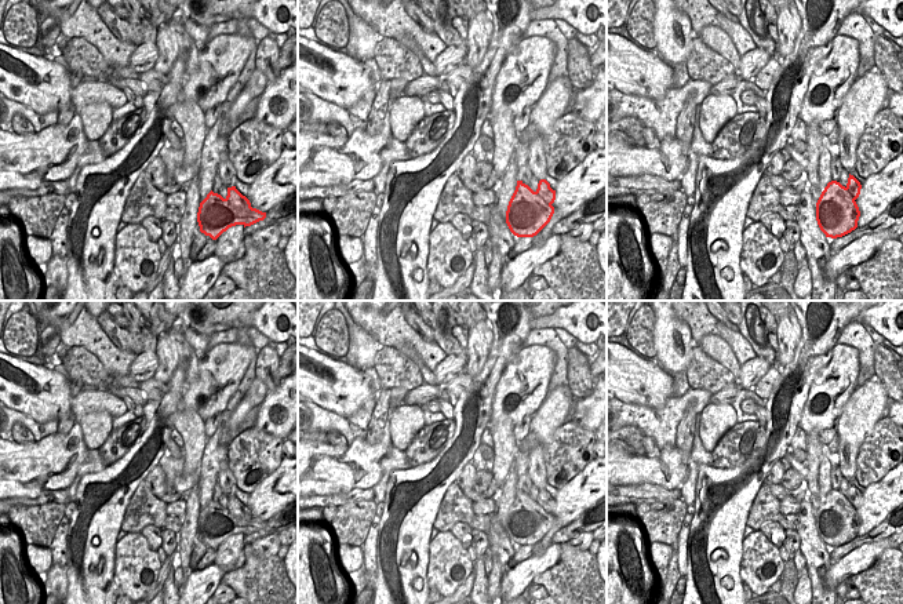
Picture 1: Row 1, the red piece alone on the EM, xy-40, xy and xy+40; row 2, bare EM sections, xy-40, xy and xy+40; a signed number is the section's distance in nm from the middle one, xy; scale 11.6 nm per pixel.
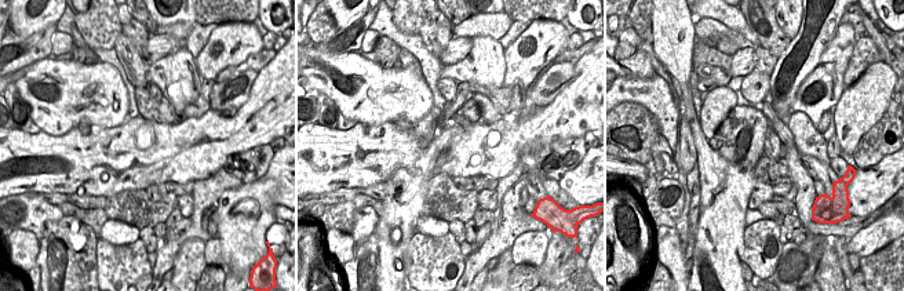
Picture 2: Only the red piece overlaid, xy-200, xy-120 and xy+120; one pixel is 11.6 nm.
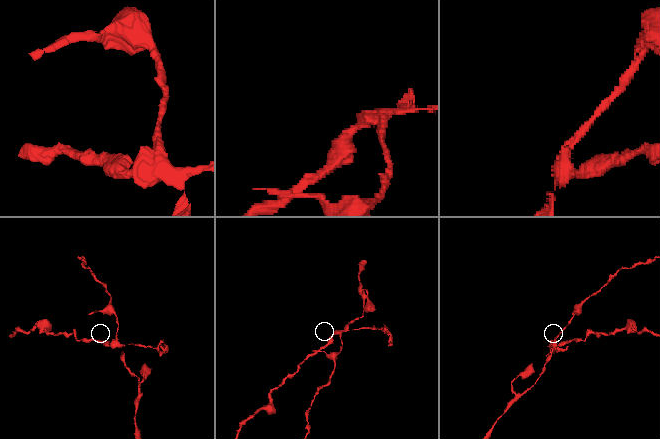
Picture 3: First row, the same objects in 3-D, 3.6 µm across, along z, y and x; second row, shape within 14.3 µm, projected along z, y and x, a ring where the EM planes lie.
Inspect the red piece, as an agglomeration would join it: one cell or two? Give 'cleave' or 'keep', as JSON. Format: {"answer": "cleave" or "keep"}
{"answer": "cleave"}

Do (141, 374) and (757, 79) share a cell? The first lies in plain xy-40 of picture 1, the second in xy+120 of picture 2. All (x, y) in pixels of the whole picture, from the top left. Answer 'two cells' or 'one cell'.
two cells

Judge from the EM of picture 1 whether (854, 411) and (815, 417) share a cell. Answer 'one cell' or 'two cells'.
two cells

